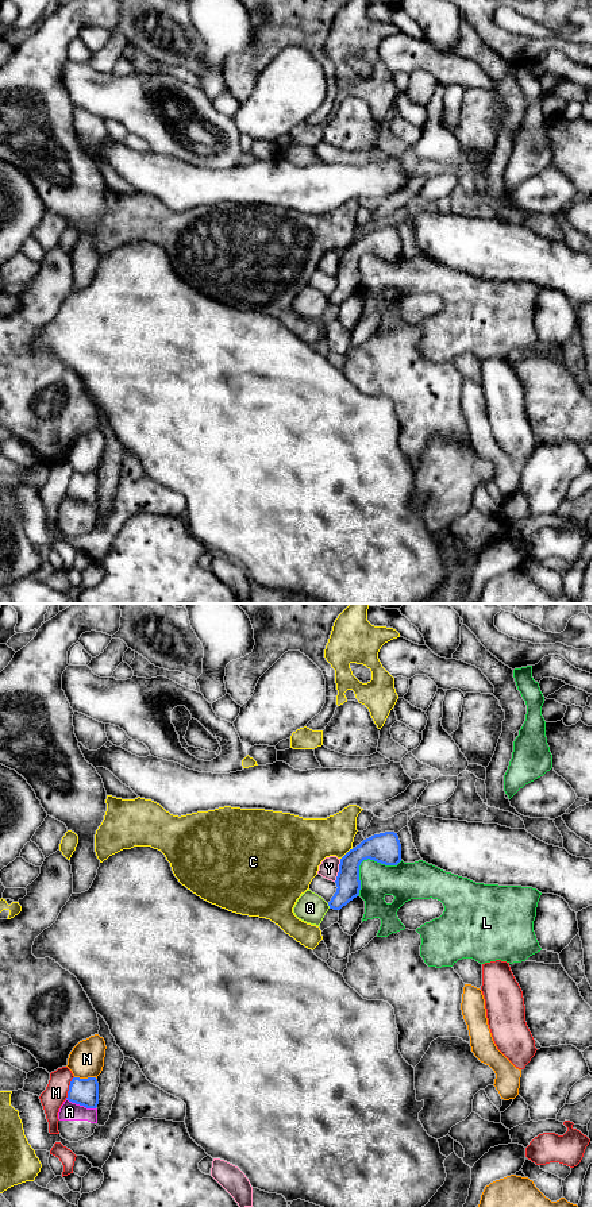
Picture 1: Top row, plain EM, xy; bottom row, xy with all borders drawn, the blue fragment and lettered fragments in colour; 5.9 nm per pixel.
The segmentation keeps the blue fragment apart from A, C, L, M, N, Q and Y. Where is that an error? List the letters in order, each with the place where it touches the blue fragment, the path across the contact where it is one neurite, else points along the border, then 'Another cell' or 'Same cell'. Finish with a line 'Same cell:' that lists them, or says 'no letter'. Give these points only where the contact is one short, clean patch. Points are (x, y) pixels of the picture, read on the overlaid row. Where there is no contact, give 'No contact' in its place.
A: Touches blue at xy (81, 1105). Another cell
C: Touches blue at xy (346, 853). Another cell
L: Touches blue at xy (365, 859). Boundary: xy (401, 860), (381, 864), (365, 859), (357, 895). Another cell
M: Touches blue at xy (69, 1087). Another cell
N: Touches blue at xy (85, 1079). Another cell
Q: Touches blue at xy (328, 905). Another cell
Y: Touches blue at xy (339, 870). Another cell
Same cell: no letter

